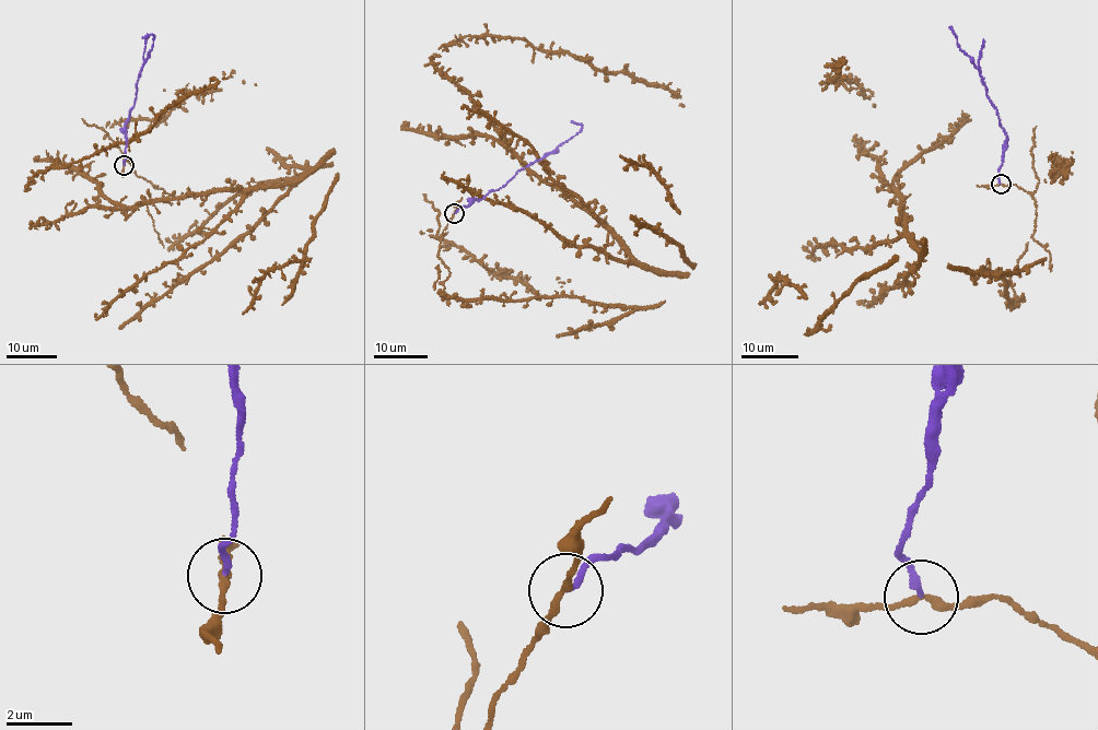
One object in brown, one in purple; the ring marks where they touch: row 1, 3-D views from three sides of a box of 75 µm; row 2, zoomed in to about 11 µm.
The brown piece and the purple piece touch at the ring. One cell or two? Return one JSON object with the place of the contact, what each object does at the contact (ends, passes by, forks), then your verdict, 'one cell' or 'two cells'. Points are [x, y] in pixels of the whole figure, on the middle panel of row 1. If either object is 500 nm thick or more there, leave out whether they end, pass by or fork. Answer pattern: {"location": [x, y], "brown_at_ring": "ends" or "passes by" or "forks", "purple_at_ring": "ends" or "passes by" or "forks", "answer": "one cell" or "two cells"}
{"location": [454, 213], "brown_at_ring": "passes by", "purple_at_ring": "ends", "answer": "two cells"}

